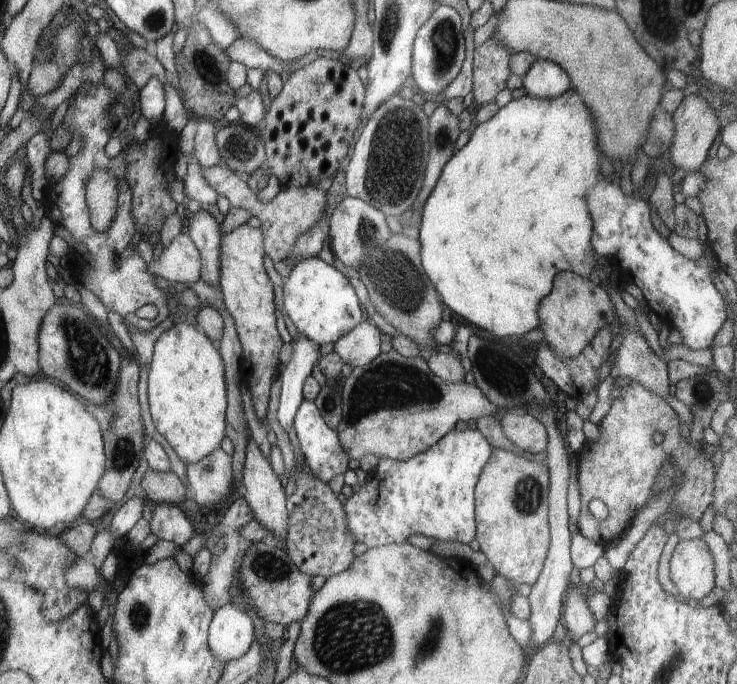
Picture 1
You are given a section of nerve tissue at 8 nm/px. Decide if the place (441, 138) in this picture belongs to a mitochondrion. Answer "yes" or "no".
yes

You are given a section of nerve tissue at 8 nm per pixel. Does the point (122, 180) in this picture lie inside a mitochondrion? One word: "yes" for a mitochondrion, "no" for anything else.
no

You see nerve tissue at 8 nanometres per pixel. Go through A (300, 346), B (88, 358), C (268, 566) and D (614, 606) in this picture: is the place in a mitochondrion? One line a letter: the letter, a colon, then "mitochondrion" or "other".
A: other
B: mitochondrion
C: mitochondrion
D: other

